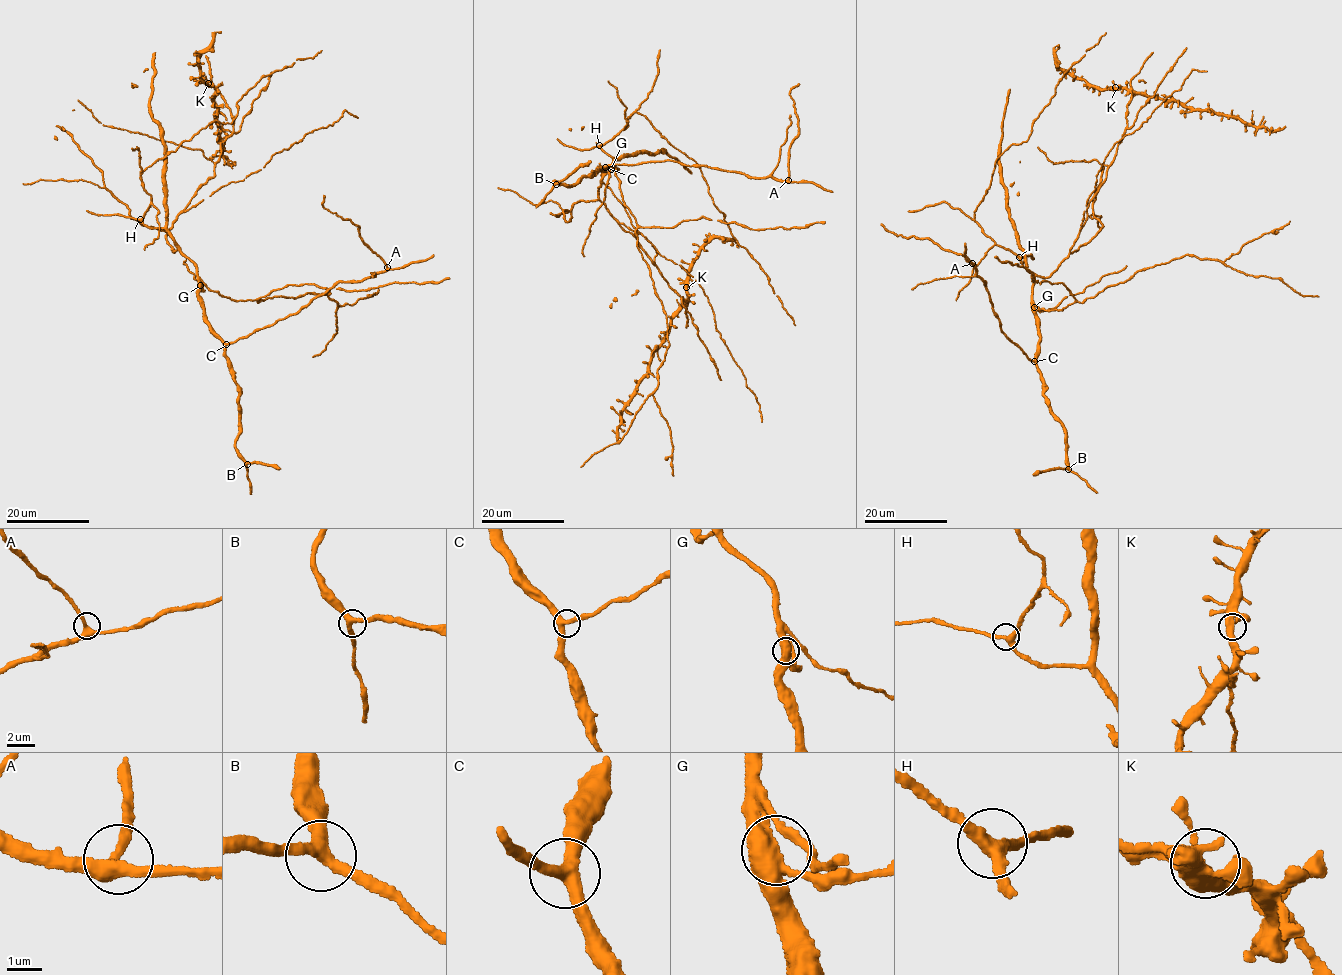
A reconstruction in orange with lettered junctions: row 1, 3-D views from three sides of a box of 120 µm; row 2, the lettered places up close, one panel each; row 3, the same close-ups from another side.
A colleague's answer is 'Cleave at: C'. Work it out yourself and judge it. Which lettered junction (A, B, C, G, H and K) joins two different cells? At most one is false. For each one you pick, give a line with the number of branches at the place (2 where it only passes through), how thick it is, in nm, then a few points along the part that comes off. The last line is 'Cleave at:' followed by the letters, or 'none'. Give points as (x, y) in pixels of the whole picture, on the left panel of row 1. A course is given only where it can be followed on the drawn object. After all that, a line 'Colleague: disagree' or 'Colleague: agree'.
Cleave at: none
Colleague: disagree

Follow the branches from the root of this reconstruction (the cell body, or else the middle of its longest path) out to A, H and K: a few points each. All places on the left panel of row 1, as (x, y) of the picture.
A: (189, 259), (199, 280), (204, 322), (225, 343), (298, 313), (338, 283), (365, 280), (387, 267)
H: (189, 259), (170, 234), (163, 228), (149, 228), (140, 219)
K: (189, 259), (174, 252), (166, 234), (195, 192), (214, 176), (221, 144), (233, 123), (223, 96), (208, 83)

